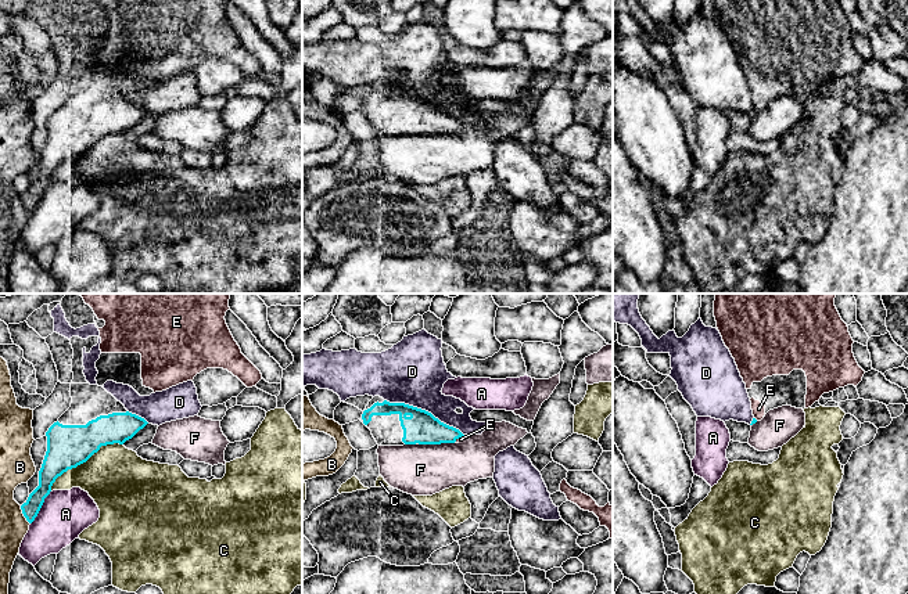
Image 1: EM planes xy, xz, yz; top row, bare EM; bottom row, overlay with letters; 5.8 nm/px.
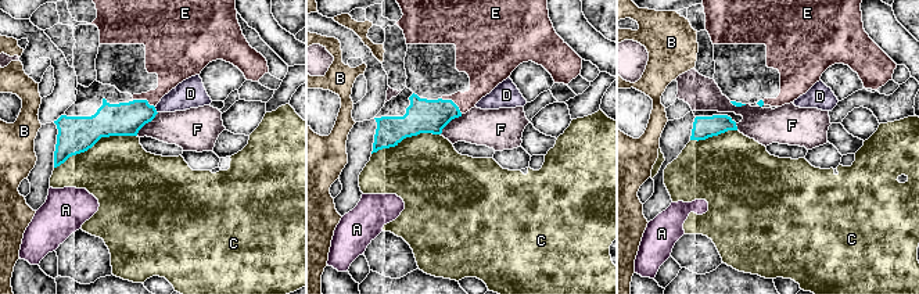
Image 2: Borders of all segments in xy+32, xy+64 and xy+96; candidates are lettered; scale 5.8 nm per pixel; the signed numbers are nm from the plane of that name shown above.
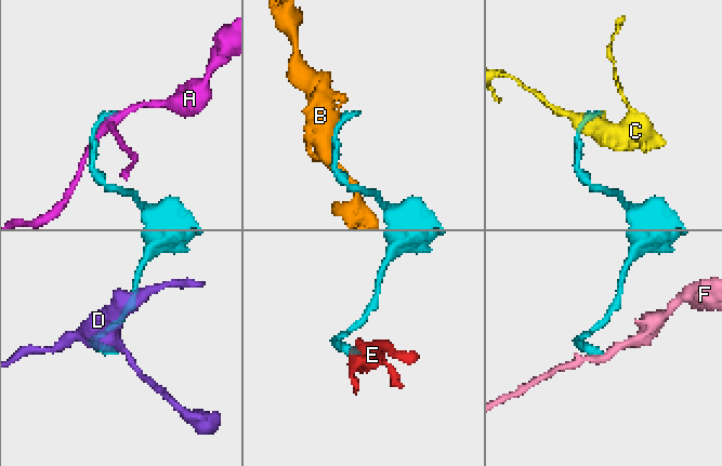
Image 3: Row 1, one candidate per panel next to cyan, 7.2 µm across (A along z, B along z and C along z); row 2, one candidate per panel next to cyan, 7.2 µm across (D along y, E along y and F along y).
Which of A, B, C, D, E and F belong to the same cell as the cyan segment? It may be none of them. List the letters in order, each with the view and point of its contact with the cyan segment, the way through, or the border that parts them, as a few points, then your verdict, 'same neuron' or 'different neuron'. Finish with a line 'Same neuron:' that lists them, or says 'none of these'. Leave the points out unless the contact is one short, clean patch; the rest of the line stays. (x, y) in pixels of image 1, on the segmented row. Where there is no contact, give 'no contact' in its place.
A: xy (40, 507) | different neuron
B: xy (24, 515) | different neuron
C: xy (83, 461) | different neuron
D: xz (424, 410) | along xz (384, 399), (424, 409), (441, 421), (455, 427), (463, 435) | different neuron
E: xz (458, 438) | across xz (422, 427), (458, 438), (460, 439) | same neuron
F: xz (435, 443) | along xz (454, 442), (419, 445) | different neuron
Same neuron: E

